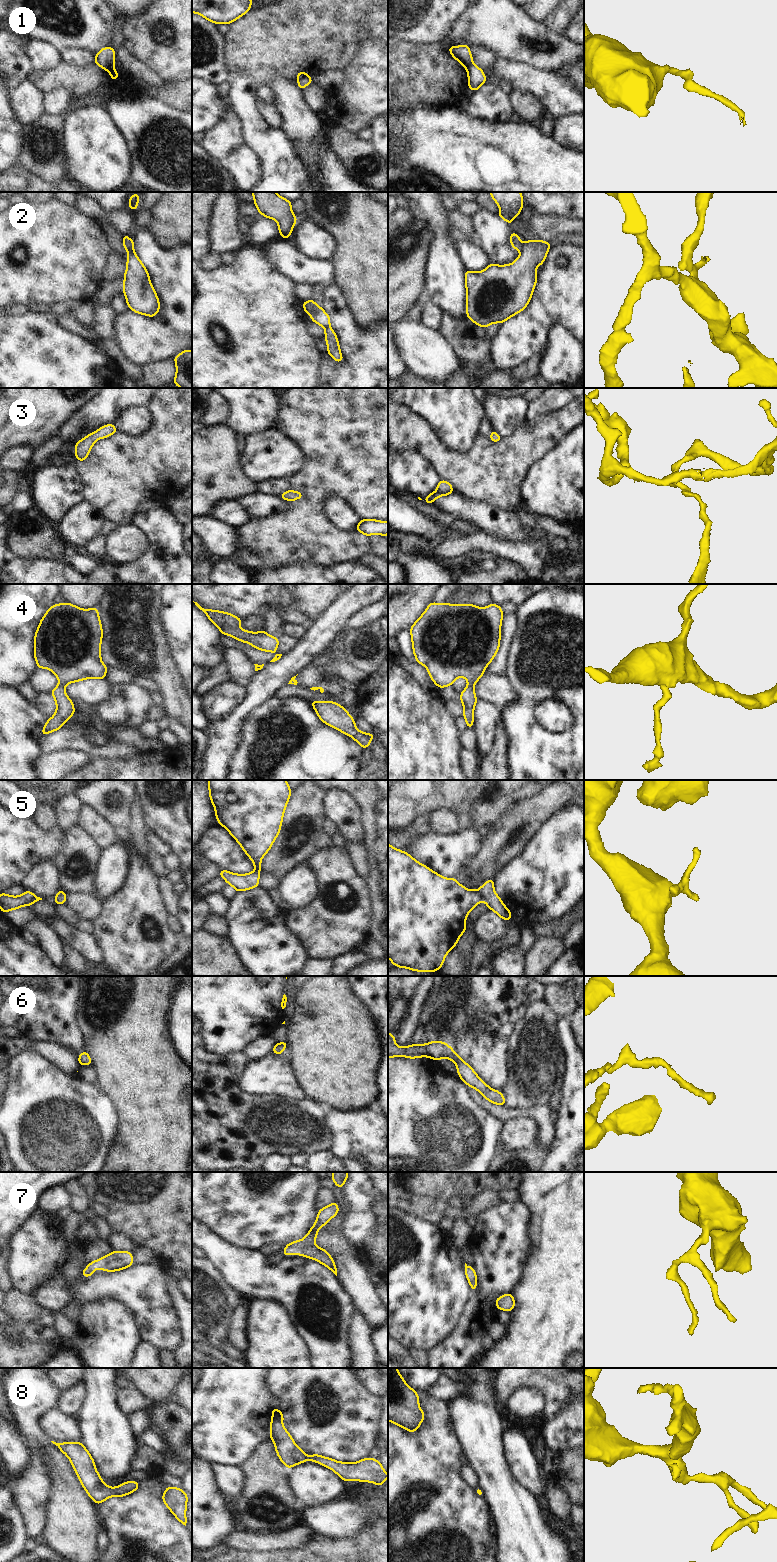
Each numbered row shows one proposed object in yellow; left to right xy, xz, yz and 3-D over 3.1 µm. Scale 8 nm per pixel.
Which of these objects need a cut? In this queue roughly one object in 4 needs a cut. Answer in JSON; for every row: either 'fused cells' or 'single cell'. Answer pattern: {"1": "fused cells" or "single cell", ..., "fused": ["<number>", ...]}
{"1": "fused cells", "2": "fused cells", "3": "single cell", "4": "single cell", "5": "fused cells", "6": "single cell", "7": "single cell", "8": "single cell", "fused": ["1", "2", "5"]}

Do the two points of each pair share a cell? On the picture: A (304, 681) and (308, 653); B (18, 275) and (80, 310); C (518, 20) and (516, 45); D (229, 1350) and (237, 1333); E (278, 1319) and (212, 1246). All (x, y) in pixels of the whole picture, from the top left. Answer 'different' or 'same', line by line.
A: different
B: different
C: same
D: different
E: different

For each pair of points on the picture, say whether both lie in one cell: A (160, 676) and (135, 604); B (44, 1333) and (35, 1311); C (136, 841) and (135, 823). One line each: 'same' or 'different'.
A: same
B: different
C: same

